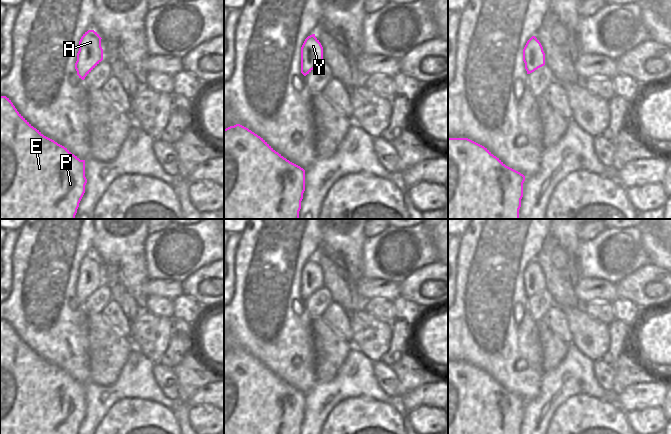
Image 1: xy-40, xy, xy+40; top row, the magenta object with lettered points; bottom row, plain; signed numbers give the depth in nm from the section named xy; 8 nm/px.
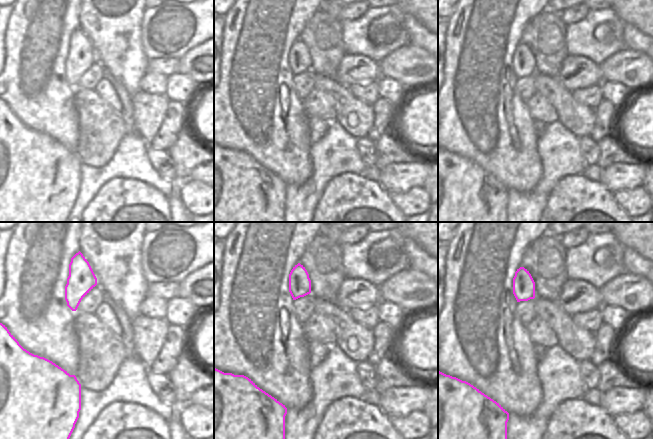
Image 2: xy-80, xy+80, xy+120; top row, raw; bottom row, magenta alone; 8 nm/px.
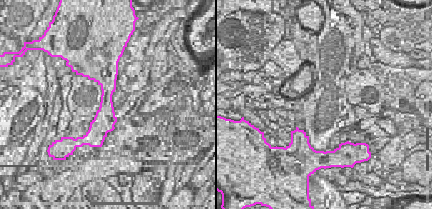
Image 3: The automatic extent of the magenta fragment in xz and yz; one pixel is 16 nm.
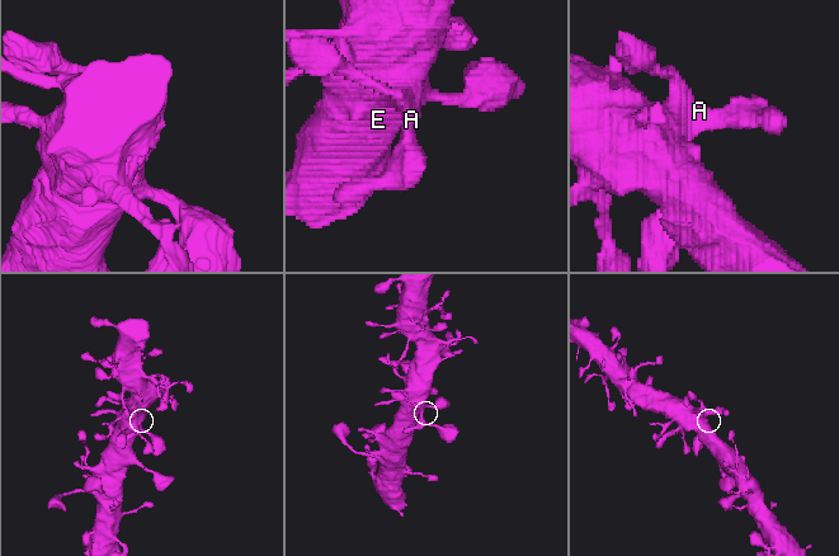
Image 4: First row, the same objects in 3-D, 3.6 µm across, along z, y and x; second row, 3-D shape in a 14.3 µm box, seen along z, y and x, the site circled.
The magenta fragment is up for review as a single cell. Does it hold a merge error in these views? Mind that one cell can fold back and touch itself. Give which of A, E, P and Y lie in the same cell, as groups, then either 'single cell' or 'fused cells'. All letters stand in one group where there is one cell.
groups A E P Y; single cell

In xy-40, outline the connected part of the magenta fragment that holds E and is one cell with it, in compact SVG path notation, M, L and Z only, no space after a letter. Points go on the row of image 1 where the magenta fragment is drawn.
M0 96L0 219L75 219L86 183L85 160L80 160L67 148L44 136L17 111L9 98Z

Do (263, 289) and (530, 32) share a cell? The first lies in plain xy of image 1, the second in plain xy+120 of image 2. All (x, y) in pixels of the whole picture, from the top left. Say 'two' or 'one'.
two

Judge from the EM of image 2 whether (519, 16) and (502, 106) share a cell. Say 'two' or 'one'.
one

